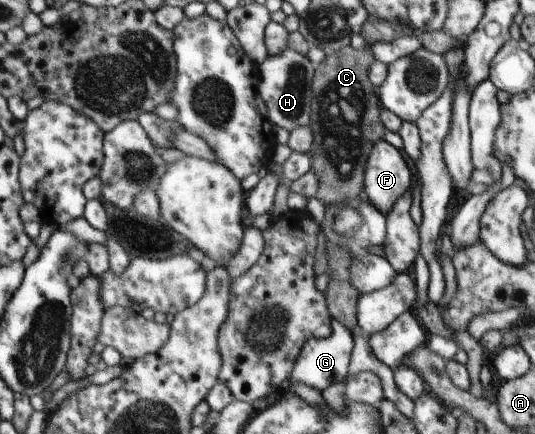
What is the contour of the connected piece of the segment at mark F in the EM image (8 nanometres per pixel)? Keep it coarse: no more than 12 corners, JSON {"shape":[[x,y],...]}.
{"shape":[[376,141],[364,175],[384,216],[410,190],[412,172],[392,144]]}

